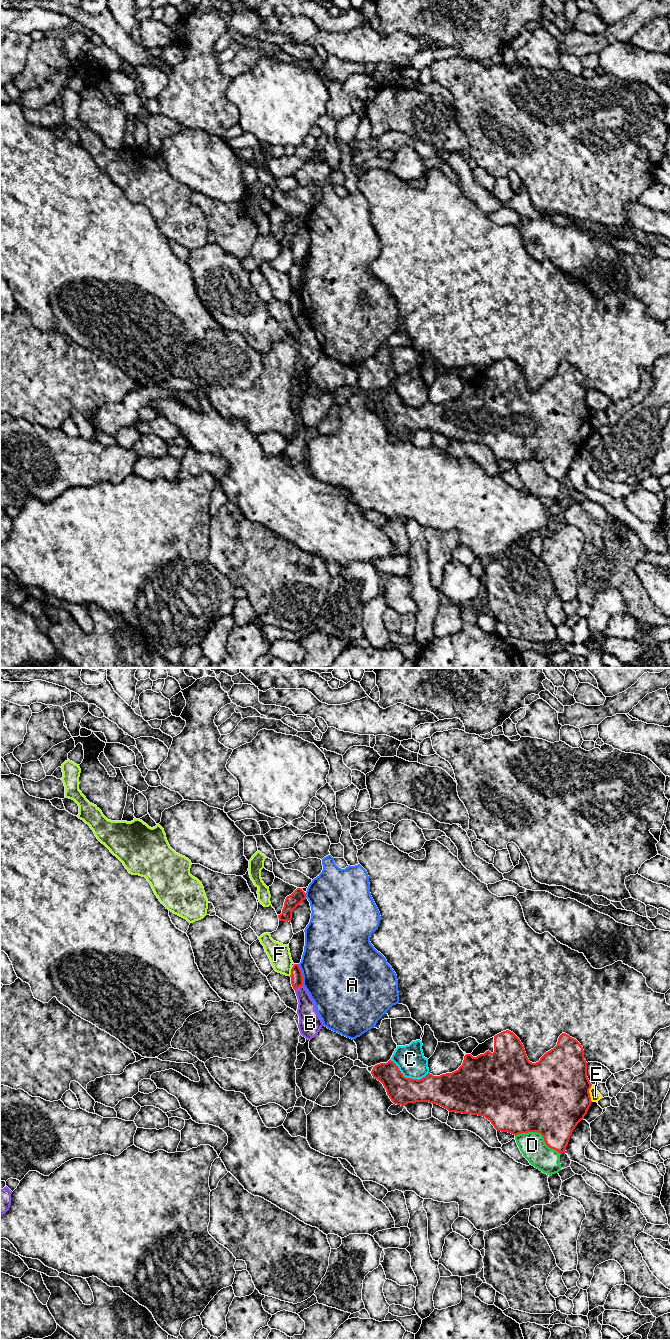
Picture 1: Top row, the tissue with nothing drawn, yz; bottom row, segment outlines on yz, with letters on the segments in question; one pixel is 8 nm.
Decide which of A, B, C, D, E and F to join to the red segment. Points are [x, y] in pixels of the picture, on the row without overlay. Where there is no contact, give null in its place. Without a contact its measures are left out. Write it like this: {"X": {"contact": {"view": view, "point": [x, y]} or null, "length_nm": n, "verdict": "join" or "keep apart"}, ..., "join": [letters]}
{"A": {"contact": {"view": "yz", "point": [302, 303]}, "length_nm": 180, "verdict": "keep apart"}, "B": {"contact": {"view": "yz", "point": [298, 315]}, "length_nm": 80, "verdict": "keep apart"}, "C": {"contact": {"view": "yz", "point": [408, 406]}, "length_nm": 340, "verdict": "keep apart"}, "D": {"contact": {"view": "yz", "point": [540, 461]}, "length_nm": 400, "verdict": "keep apart"}, "E": {"contact": {"view": "yz", "point": [589, 421]}, "length_nm": 140, "verdict": "keep apart"}, "F": {"contact": {"view": "yz", "point": [291, 299]}, "length_nm": 80, "verdict": "keep apart"}, "join": []}

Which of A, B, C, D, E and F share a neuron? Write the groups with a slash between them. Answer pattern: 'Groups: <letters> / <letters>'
Groups: A / B / C / D / E / F

